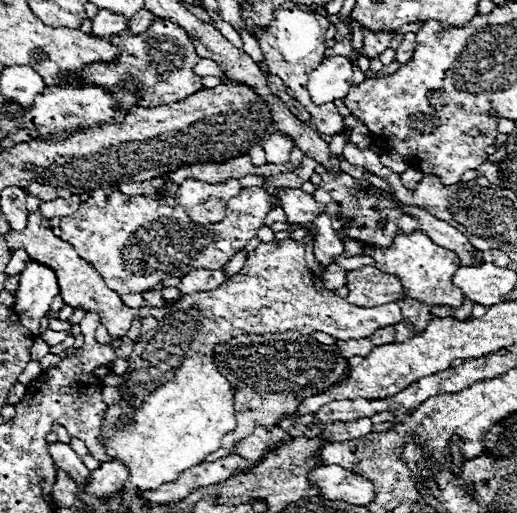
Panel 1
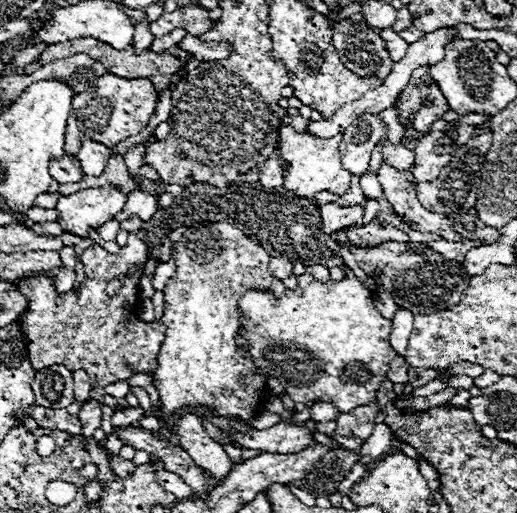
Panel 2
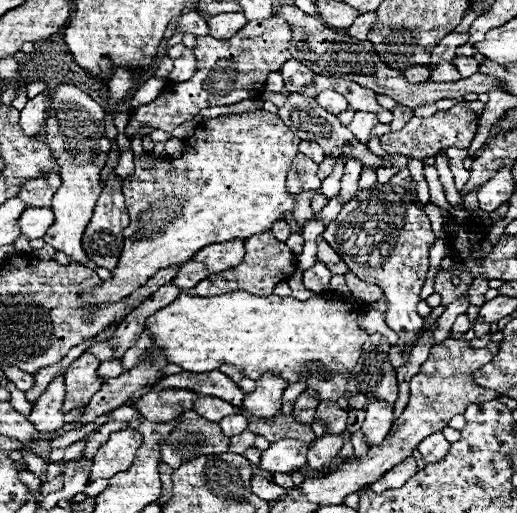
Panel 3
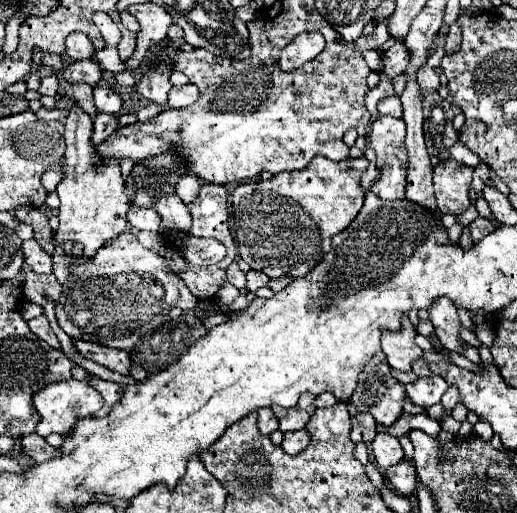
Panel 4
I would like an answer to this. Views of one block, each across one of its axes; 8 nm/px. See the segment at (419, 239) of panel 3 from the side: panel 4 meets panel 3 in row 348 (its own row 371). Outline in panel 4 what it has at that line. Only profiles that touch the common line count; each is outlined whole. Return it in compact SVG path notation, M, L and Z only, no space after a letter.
M402 316L402 326L398 332L384 332L382 336L382 352L388 358L390 368L396 368L400 372L412 370L412 362L422 356L422 350L414 344L416 328L408 320L408 316Z

